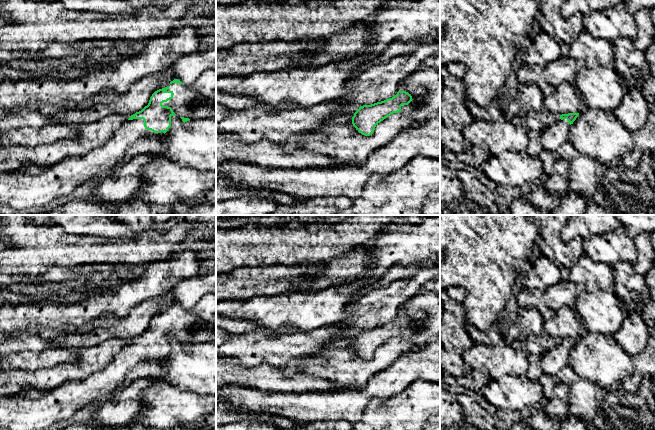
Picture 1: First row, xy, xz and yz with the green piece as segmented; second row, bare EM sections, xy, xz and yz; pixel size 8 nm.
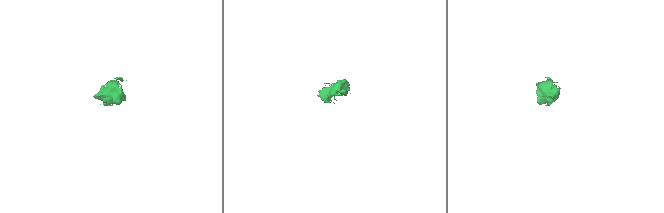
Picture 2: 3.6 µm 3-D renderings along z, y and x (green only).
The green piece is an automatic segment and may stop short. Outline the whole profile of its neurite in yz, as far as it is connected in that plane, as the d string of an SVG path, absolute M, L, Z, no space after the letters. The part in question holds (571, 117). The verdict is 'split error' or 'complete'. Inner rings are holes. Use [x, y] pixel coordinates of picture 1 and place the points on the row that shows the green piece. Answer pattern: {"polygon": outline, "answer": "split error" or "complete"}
{"polygon": "M568 113L560 115L557 121L548 125L541 133L542 147L555 154L559 146L568 141L570 126L578 117L579 113Z", "answer": "split error"}

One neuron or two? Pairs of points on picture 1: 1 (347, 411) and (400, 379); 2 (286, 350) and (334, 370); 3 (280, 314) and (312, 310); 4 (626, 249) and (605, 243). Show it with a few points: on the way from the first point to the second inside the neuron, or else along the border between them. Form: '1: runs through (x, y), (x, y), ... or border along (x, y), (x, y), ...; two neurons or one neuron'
1: runs through (360, 398), (387, 383); one neuron
2: border along (325, 350), (293, 359), (281, 366); two neurons
3: runs through (288, 310), (304, 310); one neuron
4: runs through (621, 248), (610, 247); one neuron

